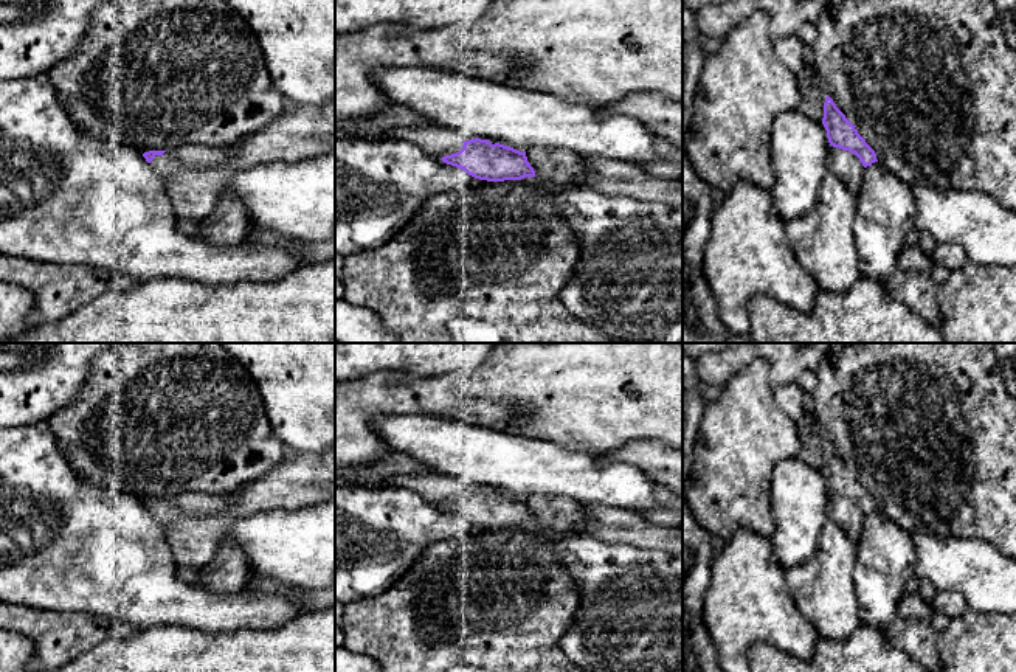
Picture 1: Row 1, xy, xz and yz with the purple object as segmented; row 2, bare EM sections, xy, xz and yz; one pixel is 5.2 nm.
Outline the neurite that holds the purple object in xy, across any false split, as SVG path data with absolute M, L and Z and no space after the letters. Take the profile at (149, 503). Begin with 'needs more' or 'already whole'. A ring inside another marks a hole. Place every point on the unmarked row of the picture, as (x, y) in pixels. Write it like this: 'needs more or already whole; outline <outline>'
needs more; outline M244 487L233 494L223 495L186 492L169 498L149 498L144 500L143 504L150 515L166 528L188 515L208 515L223 509L242 489Z

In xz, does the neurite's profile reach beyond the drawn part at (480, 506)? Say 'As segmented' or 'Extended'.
Extended

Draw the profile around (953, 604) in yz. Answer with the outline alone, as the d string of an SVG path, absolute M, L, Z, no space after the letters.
M937 591L931 607L943 611L951 619L960 616L968 608L965 598L957 591Z

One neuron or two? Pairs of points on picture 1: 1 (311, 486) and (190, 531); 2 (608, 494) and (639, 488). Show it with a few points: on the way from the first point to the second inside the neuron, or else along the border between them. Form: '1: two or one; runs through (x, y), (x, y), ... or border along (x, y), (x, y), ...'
1: one; runs through (281, 488), (252, 498), (219, 520)
2: one; runs through (616, 488), (632, 488)

